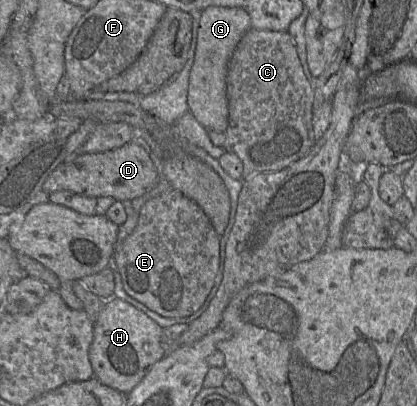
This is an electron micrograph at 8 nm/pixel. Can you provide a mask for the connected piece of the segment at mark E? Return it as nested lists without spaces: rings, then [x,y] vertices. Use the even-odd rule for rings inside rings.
[[[169,190],[149,199],[140,209],[137,224],[133,232],[128,235],[120,244],[116,242],[116,248],[112,257],[112,264],[109,266],[119,272],[123,287],[128,295],[144,304],[150,310],[167,318],[187,317],[195,313],[204,303],[212,289],[218,273],[220,261],[220,236],[216,233],[210,220],[200,206],[177,190]]]

